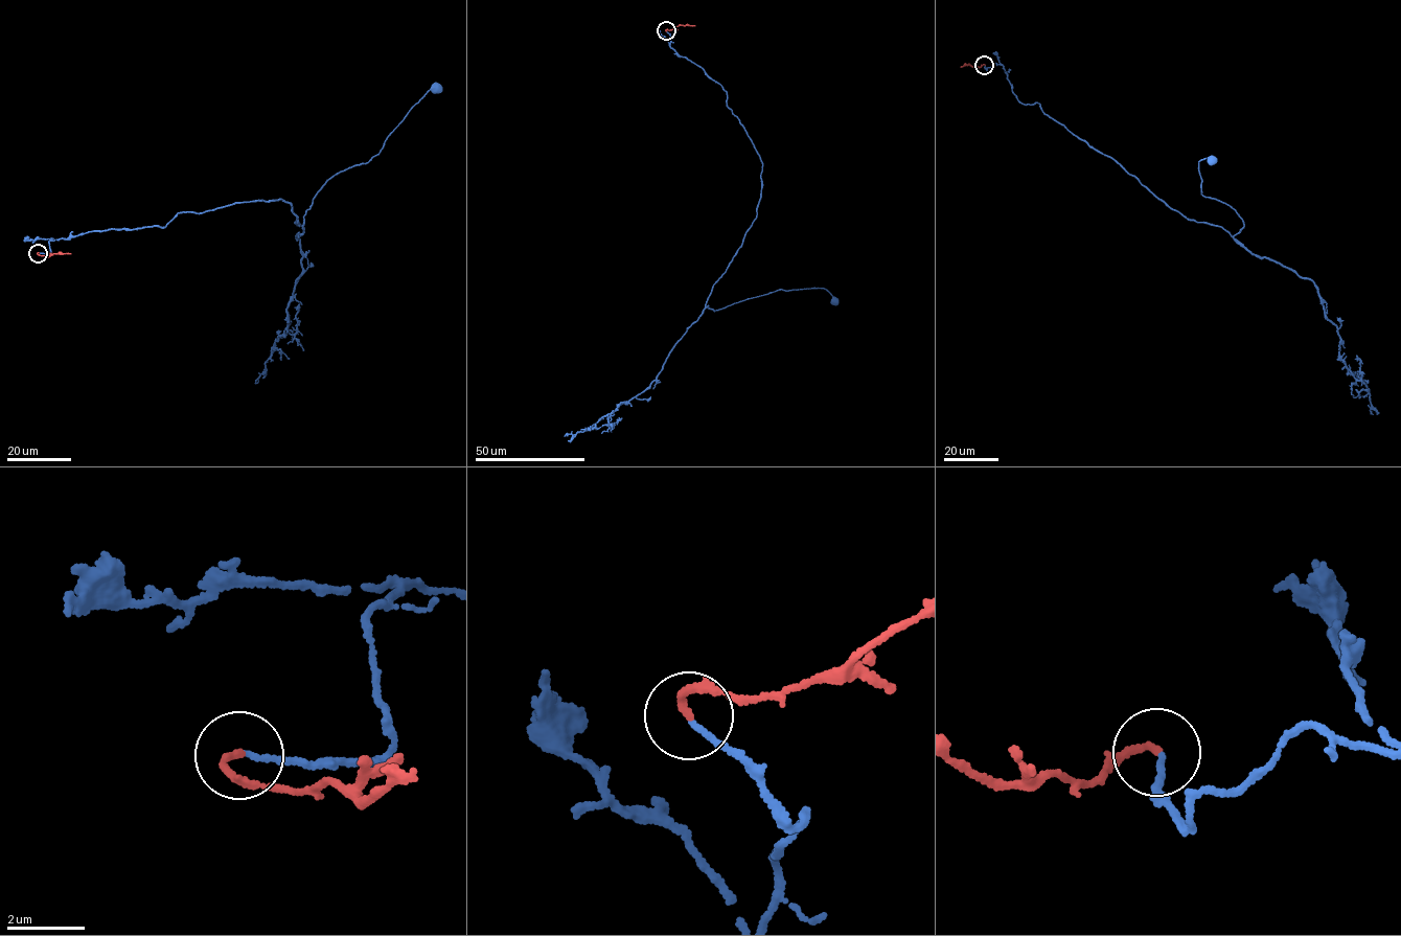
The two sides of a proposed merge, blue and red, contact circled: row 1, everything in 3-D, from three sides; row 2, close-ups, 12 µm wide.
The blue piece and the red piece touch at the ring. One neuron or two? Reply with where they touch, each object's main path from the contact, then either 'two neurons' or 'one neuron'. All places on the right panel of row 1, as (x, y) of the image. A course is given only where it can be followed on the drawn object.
place (984, 65); course blue (985, 65), (1234, 238), (1242, 219), (1201, 193), (1212, 159); course red (985, 65), (960, 66); one neuron

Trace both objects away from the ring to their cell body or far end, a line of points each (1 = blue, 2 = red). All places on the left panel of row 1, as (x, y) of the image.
1: (38, 253), (52, 238), (163, 227), (245, 201), (280, 198), (302, 225), (318, 190), (380, 152), (435, 86)
2: (38, 253), (48, 256), (71, 253)

